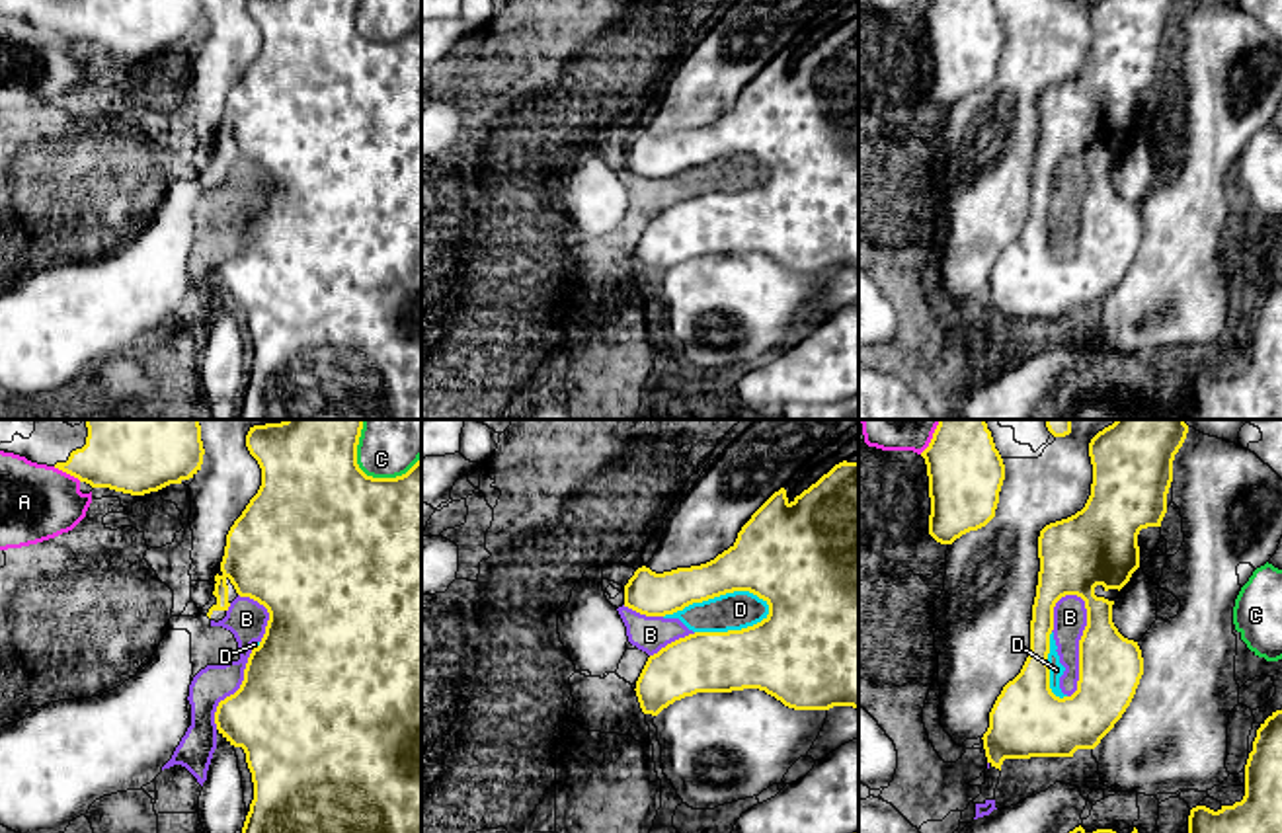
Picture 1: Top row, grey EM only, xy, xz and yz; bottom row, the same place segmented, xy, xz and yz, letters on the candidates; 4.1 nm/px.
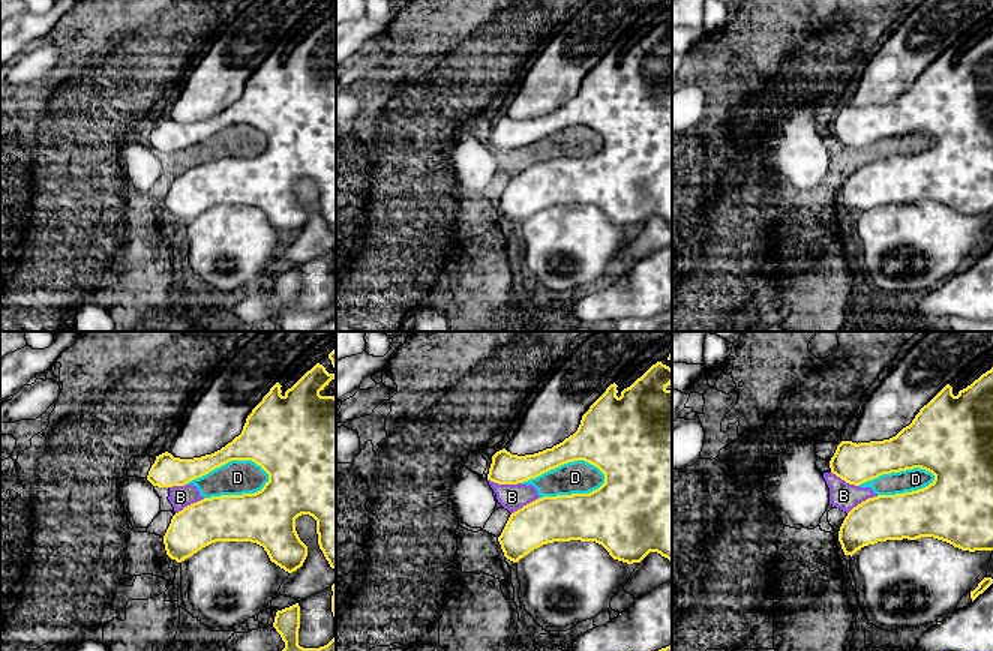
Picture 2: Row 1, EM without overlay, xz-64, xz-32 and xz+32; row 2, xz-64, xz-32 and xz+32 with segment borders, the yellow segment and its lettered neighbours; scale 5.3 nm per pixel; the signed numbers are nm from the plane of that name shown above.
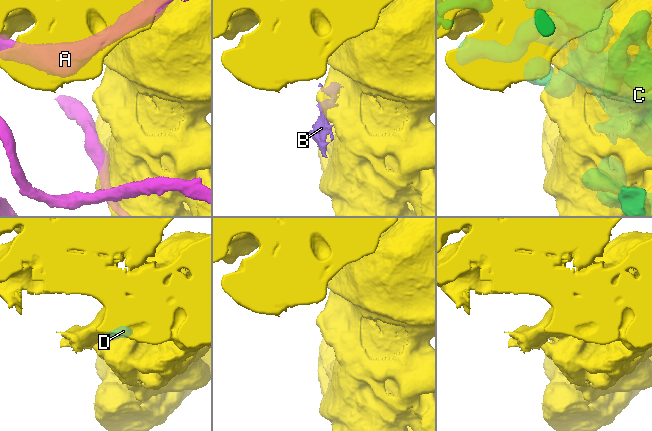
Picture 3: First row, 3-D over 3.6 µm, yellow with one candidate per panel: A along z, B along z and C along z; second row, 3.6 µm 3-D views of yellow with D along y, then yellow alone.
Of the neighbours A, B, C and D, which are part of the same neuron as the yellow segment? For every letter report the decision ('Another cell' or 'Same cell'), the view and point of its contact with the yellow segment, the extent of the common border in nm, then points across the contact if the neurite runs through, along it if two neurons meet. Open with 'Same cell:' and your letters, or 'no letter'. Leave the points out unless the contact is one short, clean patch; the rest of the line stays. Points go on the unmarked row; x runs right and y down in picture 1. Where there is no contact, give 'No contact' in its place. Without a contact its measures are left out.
Same cell: no letter
A: Another cell. Touches yellow at xy (67, 36). Shared border 130 nm
B: Another cell. Touches yellow at yz (1080, 209). Shared border 440 nm
C: Another cell. Touches yellow at xy (381, 41). Shared border 280 nm
D: Another cell. Touches yellow at xz (717, 158). Shared border 440 nm

